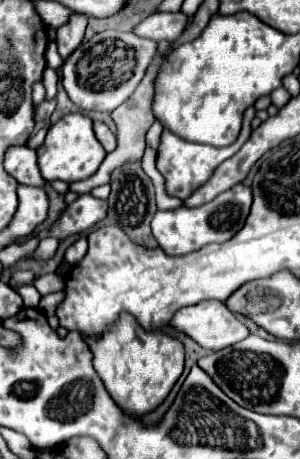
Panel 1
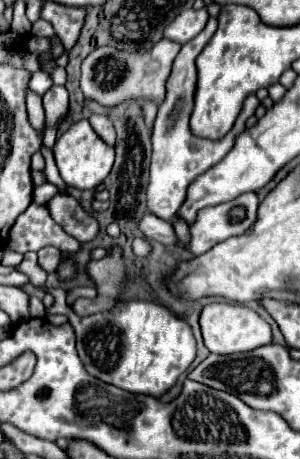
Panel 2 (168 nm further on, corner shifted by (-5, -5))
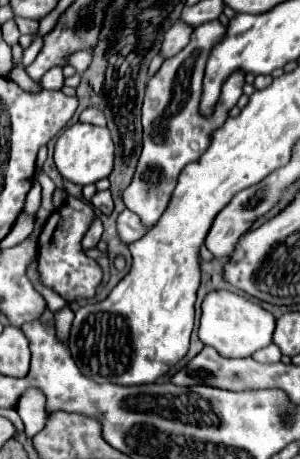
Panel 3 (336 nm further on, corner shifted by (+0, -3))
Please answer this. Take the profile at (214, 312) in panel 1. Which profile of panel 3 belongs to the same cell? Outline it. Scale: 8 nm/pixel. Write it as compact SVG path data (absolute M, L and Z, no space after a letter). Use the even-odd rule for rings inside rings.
M213 290L205 296L201 310L203 314L199 322L199 338L205 346L215 348L221 356L251 356L253 352L271 344L271 336L275 330L273 314L237 292Z

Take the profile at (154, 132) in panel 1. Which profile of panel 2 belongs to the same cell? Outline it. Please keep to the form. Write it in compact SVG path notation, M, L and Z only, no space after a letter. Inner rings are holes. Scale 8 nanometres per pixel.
M160 40L148 52L126 52L112 46L100 46L82 62L80 90L88 100L94 100L104 108L116 108L116 104L122 104L126 100L152 100L156 106L160 106L166 96L164 84L170 76L170 68L178 52L180 44L172 40Z

